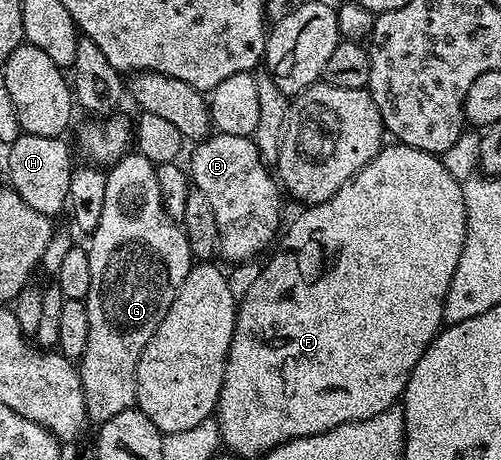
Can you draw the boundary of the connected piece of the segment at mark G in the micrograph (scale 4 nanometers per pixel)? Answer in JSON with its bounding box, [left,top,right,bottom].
[79,152,195,424]

